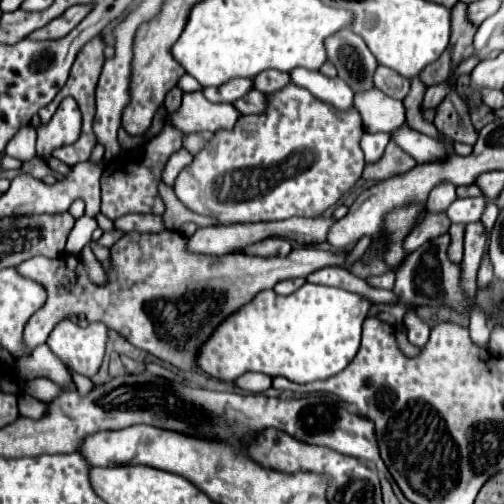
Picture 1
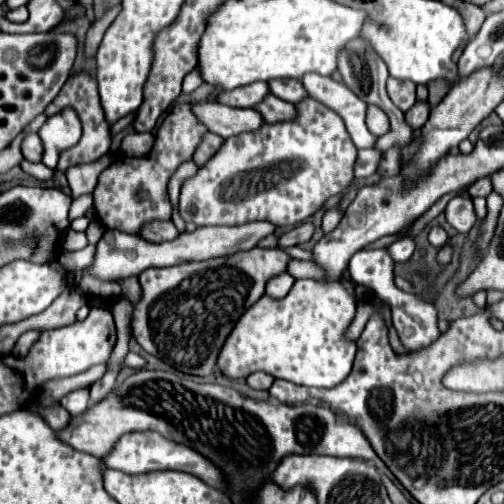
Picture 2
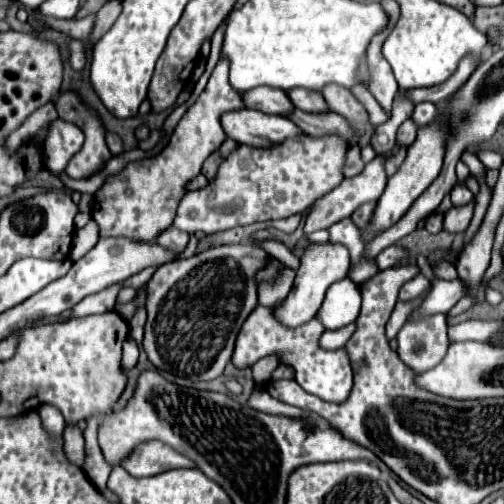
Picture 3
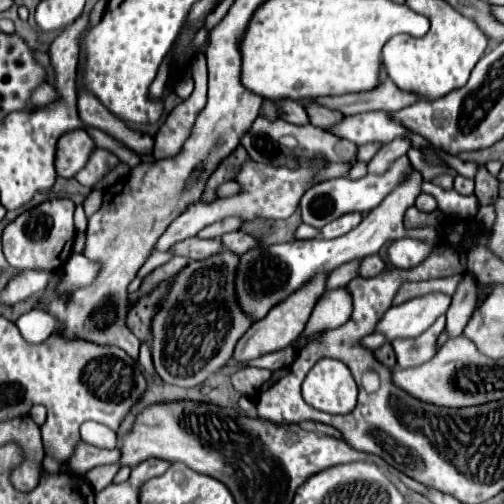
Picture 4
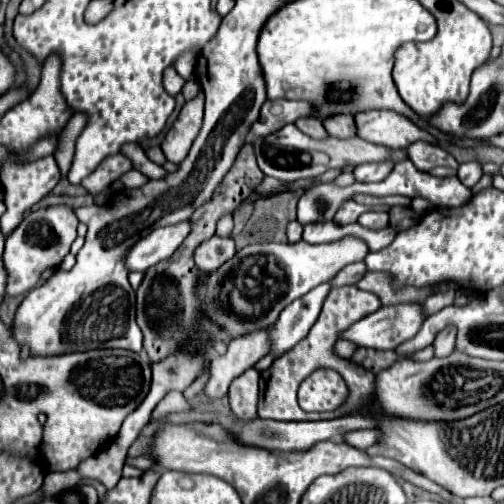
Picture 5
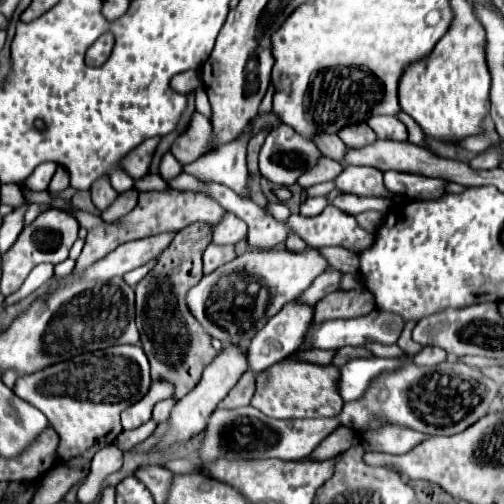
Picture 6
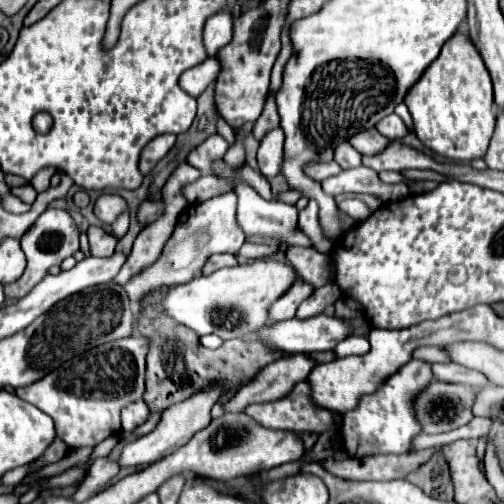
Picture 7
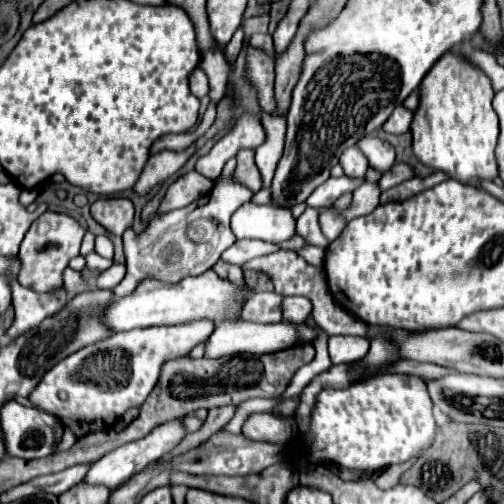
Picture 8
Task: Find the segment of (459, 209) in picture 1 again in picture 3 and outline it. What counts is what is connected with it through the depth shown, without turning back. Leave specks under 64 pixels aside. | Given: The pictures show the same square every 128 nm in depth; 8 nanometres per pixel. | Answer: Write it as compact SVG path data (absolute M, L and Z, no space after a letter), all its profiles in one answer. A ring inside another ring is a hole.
M456 186L456 188L452 188L450 198L452 198L452 206L464 206L464 204L468 204L474 196L472 196L472 192L470 192L466 186Z

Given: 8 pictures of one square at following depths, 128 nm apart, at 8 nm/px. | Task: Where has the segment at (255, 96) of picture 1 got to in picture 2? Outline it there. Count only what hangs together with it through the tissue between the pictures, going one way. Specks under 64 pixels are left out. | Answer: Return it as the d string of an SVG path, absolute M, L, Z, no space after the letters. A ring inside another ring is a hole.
M268 96L268 100L262 100L256 110L260 112L260 116L264 116L264 122L282 122L282 120L292 120L296 116L294 104L284 102L276 96Z

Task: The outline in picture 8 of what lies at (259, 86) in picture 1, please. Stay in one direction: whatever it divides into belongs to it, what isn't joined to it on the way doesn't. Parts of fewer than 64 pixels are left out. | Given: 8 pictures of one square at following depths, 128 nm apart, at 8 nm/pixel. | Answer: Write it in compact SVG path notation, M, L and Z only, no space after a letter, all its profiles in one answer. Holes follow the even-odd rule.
M364 136L364 140L360 140L358 148L364 152L364 156L368 158L372 168L386 172L394 166L394 148L390 142L380 140L376 136Z

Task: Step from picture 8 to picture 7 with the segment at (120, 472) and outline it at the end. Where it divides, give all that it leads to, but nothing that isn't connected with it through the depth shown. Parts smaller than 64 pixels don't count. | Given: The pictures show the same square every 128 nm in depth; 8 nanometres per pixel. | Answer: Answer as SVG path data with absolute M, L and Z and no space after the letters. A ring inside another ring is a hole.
M208 388L208 392L198 392L196 396L190 396L188 400L174 404L172 408L168 408L168 412L162 414L160 424L150 434L134 442L128 442L124 446L118 464L120 466L140 466L140 464L152 464L156 460L162 460L164 456L170 456L172 452L176 452L176 448L184 446L196 432L206 428L206 424L212 420L210 410L218 400L220 400L220 388Z

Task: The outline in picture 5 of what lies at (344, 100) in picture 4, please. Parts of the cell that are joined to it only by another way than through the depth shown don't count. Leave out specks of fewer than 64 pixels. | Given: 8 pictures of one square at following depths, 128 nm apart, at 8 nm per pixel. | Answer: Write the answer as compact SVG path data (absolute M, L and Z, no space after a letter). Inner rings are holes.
M266 100L260 118L252 124L252 130L246 138L246 142L252 142L256 136L268 136L282 126L312 114L312 104L306 100Z

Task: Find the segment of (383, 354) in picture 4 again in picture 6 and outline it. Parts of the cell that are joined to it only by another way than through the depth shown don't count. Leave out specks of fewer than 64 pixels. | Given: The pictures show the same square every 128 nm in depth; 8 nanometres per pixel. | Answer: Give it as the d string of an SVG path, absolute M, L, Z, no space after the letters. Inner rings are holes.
M344 346L344 348L340 348L338 350L338 354L334 356L334 362L332 364L336 364L338 368L340 368L340 364L346 364L348 360L352 360L352 358L372 358L374 354L372 352L368 352L366 348L354 348L354 346Z

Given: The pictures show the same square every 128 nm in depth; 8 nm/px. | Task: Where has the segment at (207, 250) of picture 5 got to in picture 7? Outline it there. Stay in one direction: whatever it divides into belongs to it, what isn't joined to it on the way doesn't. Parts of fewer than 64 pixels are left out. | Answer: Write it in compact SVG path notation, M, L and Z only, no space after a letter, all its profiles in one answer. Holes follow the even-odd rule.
M216 254L216 256L210 256L202 268L202 272L214 272L214 270L220 270L224 266L236 266L236 256L234 254Z

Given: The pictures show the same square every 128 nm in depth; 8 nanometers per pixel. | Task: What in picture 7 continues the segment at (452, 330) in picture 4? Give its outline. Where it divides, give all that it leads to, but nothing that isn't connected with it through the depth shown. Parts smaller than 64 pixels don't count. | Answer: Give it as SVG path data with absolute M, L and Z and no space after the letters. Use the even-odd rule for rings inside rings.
M410 360L394 376L390 376L374 394L364 396L358 408L342 416L344 448L352 458L374 454L402 454L410 450L412 438L420 432L414 416L414 396L424 390L432 380L432 364L424 360Z

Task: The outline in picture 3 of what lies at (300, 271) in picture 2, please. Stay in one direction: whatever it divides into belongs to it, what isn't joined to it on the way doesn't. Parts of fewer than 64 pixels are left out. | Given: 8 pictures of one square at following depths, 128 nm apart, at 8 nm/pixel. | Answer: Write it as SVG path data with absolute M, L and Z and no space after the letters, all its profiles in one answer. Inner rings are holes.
M268 240L268 242L262 242L262 248L270 254L270 256L274 256L280 264L284 264L286 268L292 268L292 270L296 270L298 266L300 266L300 262L298 262L298 256L294 256L284 244L280 244L280 242L274 242L274 240Z

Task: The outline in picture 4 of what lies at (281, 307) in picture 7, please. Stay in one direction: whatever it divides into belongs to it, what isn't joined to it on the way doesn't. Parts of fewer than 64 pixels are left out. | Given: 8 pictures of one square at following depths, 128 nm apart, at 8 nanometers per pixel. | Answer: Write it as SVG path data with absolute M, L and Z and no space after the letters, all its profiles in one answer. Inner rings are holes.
M378 254L376 256L366 256L360 264L360 276L372 278L372 276L380 274L384 268L386 268L386 264L384 264L384 260L380 260Z

